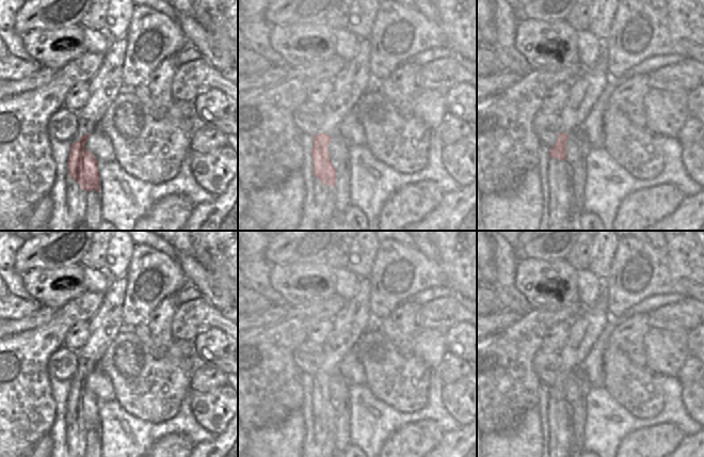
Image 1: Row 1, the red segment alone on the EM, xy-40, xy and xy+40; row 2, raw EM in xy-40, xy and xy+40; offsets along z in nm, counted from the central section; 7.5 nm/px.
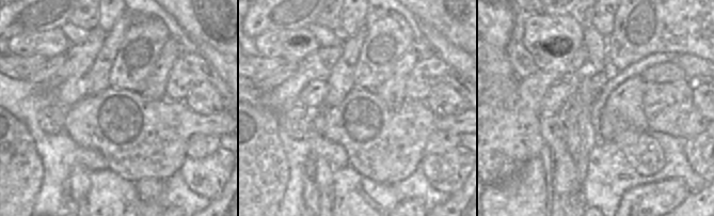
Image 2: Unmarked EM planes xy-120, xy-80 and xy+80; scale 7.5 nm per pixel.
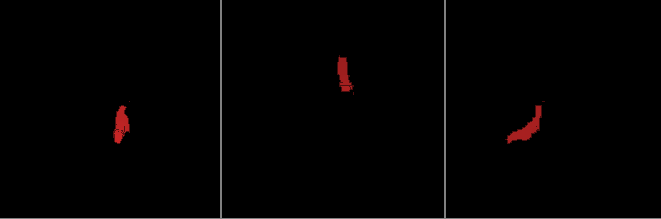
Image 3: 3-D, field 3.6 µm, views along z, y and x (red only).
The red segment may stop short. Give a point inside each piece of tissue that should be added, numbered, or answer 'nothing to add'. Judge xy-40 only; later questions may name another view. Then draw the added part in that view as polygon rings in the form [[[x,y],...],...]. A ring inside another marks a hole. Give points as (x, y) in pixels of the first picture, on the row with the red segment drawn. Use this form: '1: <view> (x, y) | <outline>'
nothing to add

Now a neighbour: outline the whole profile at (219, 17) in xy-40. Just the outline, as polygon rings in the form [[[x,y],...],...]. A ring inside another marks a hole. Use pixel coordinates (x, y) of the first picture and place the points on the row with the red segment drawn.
[[[164,0],[182,15],[190,15],[212,36],[238,41],[238,0]]]

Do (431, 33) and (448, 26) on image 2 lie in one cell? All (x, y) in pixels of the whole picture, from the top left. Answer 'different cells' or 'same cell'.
different cells

